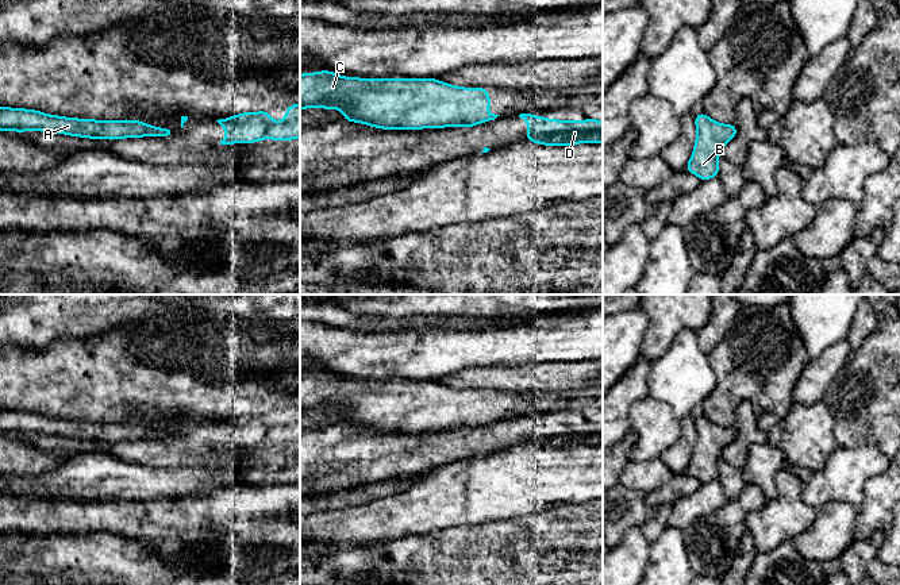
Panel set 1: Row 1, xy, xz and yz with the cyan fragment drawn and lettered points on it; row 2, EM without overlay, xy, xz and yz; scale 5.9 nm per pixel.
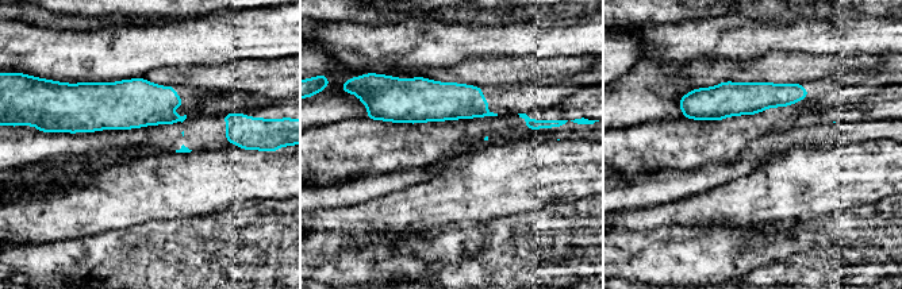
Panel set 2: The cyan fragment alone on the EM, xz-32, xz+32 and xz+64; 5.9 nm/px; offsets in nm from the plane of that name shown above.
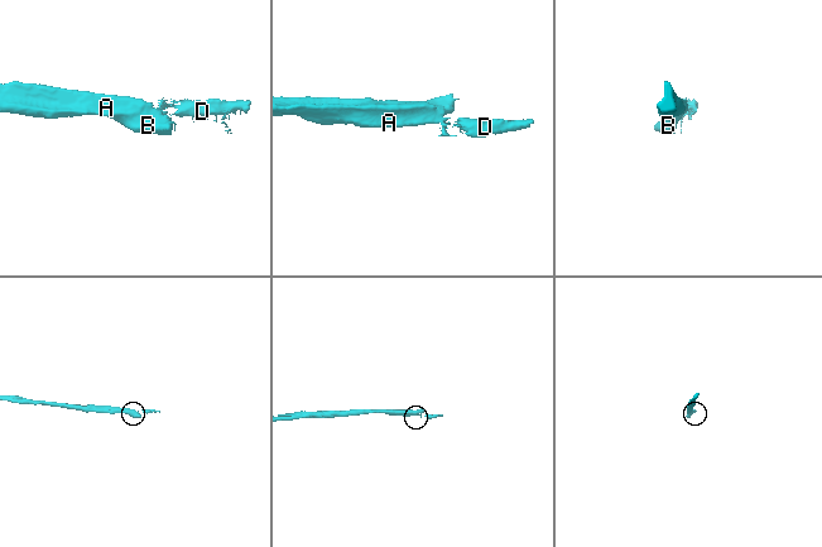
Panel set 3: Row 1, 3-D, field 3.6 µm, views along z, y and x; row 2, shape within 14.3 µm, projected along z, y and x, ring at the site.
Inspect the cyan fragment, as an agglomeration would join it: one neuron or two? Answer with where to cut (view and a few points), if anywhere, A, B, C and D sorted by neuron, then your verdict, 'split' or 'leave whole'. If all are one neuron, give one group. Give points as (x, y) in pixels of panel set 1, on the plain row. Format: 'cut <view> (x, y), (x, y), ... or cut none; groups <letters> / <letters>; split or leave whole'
cut xy (160, 431), (154, 438); groups A B C / D; split

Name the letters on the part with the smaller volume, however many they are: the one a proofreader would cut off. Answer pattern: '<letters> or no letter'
D

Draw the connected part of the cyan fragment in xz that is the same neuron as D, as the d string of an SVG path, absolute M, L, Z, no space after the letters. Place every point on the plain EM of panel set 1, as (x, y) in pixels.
M520 416L527 424L526 443L546 449L572 449L577 446L603 446L603 423L562 424L531 416Z

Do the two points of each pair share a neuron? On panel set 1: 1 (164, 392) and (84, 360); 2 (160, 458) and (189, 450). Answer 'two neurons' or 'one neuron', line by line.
1: one neuron
2: one neuron

